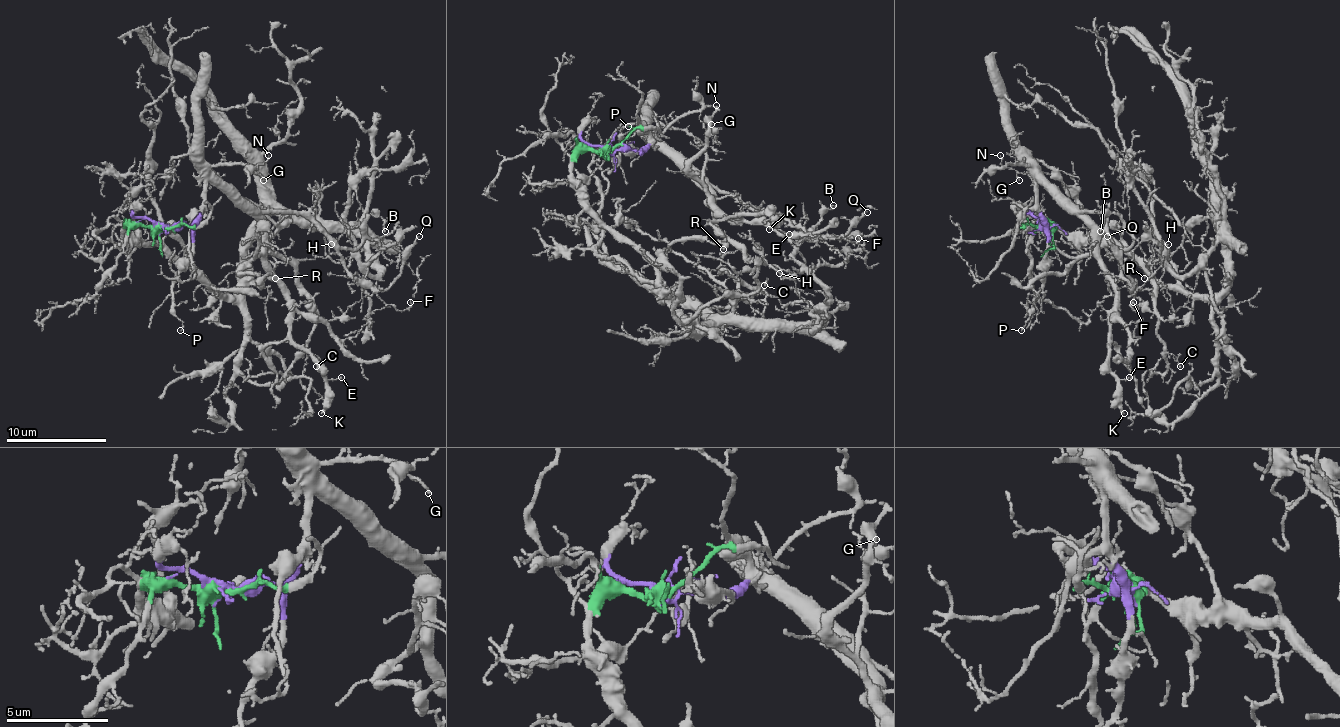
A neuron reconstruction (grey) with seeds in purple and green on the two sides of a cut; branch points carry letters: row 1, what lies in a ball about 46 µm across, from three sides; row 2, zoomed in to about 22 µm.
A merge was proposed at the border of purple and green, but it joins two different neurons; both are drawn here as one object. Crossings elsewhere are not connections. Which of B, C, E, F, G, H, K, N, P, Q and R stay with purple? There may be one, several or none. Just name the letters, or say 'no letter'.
B, C, E, F, G, H, K, N, P, Q, R

